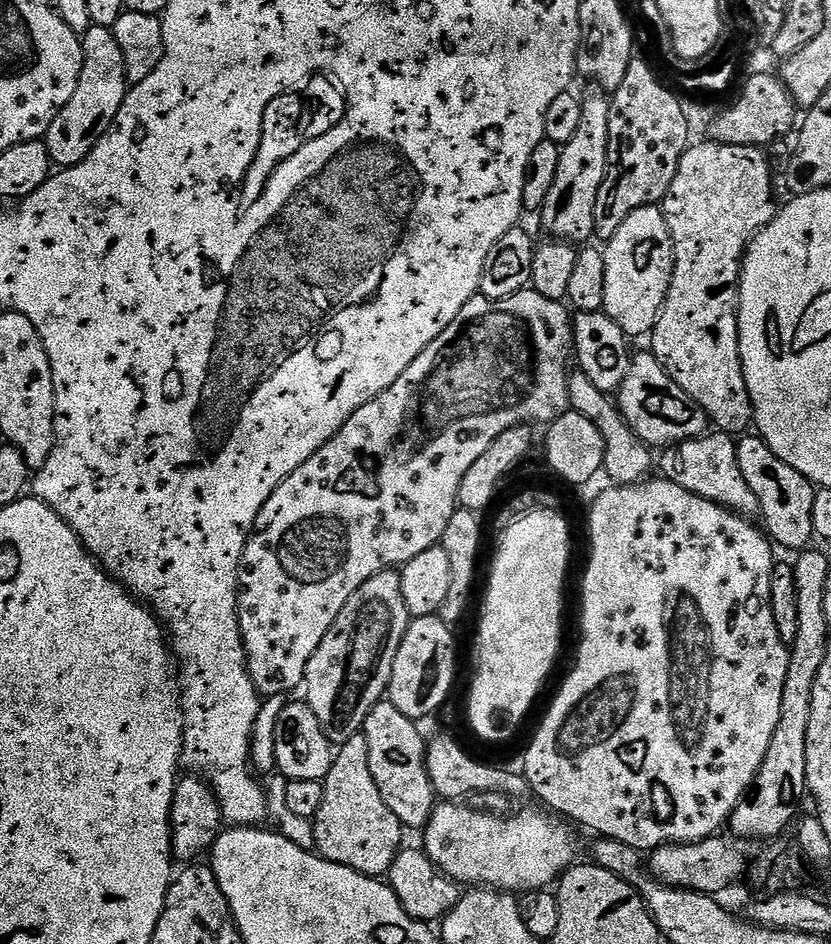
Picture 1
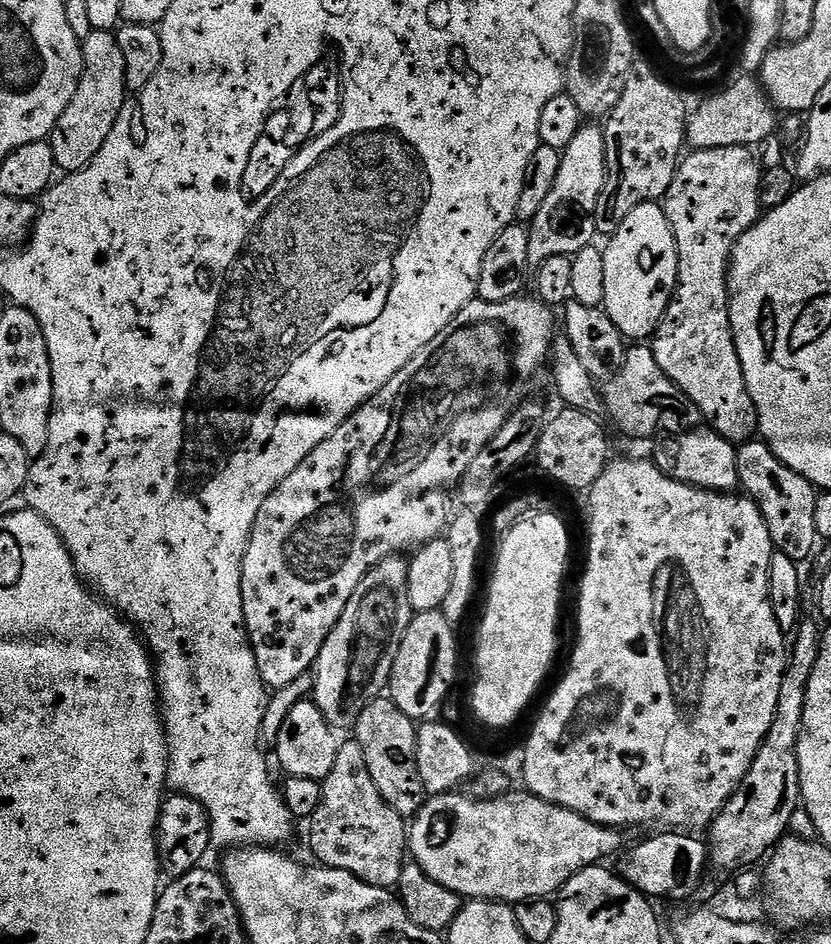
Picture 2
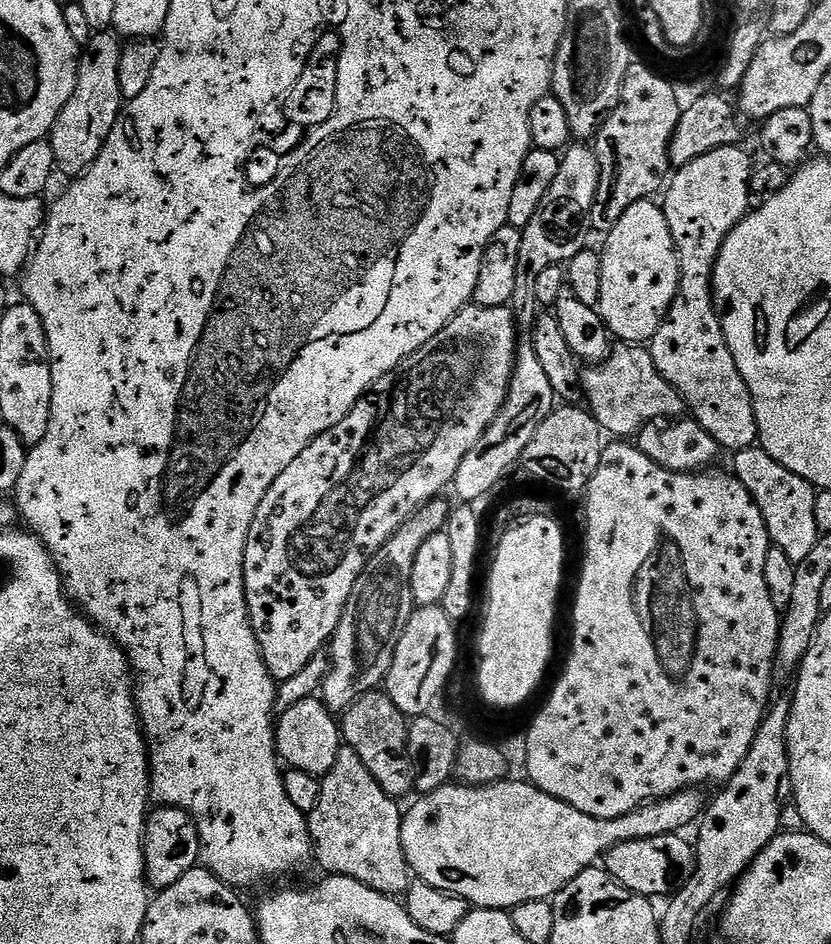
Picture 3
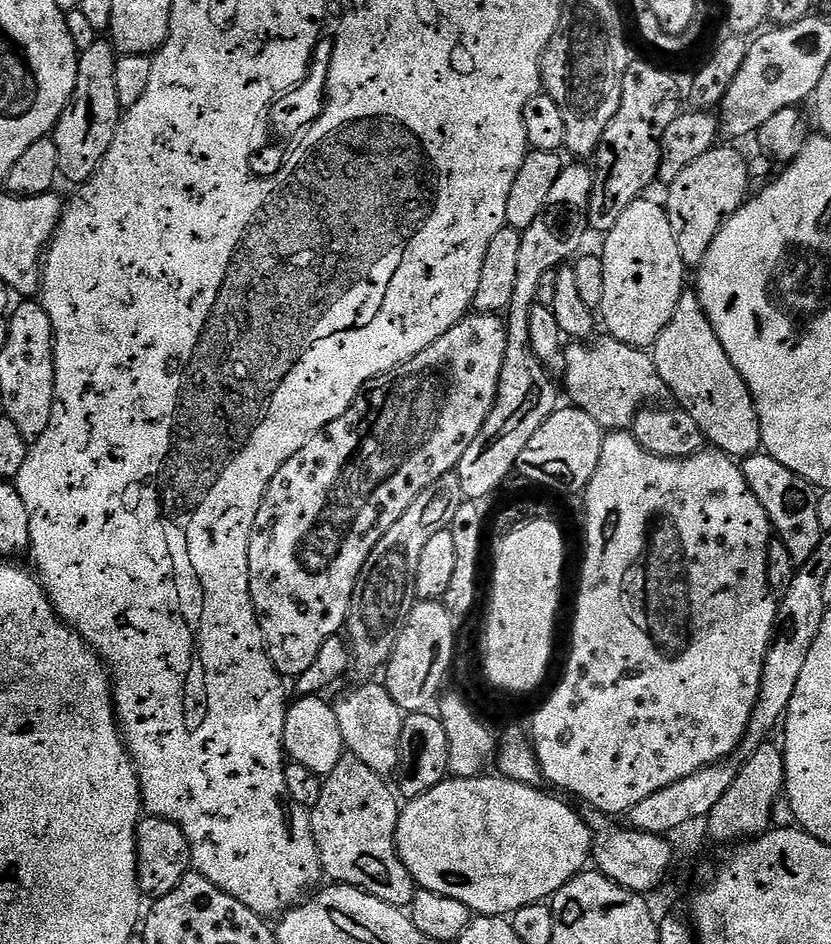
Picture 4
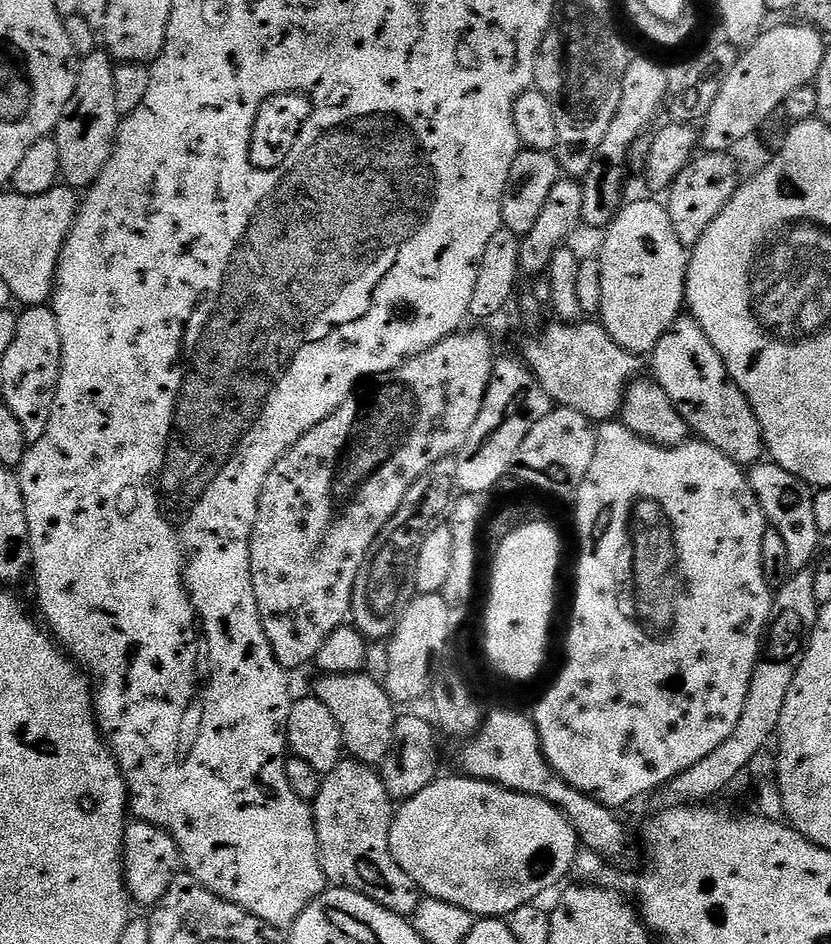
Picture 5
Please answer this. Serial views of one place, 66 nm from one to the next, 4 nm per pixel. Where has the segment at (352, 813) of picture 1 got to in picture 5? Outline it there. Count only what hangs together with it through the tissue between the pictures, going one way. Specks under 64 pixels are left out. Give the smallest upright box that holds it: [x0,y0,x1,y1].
[311,758,422,918]

